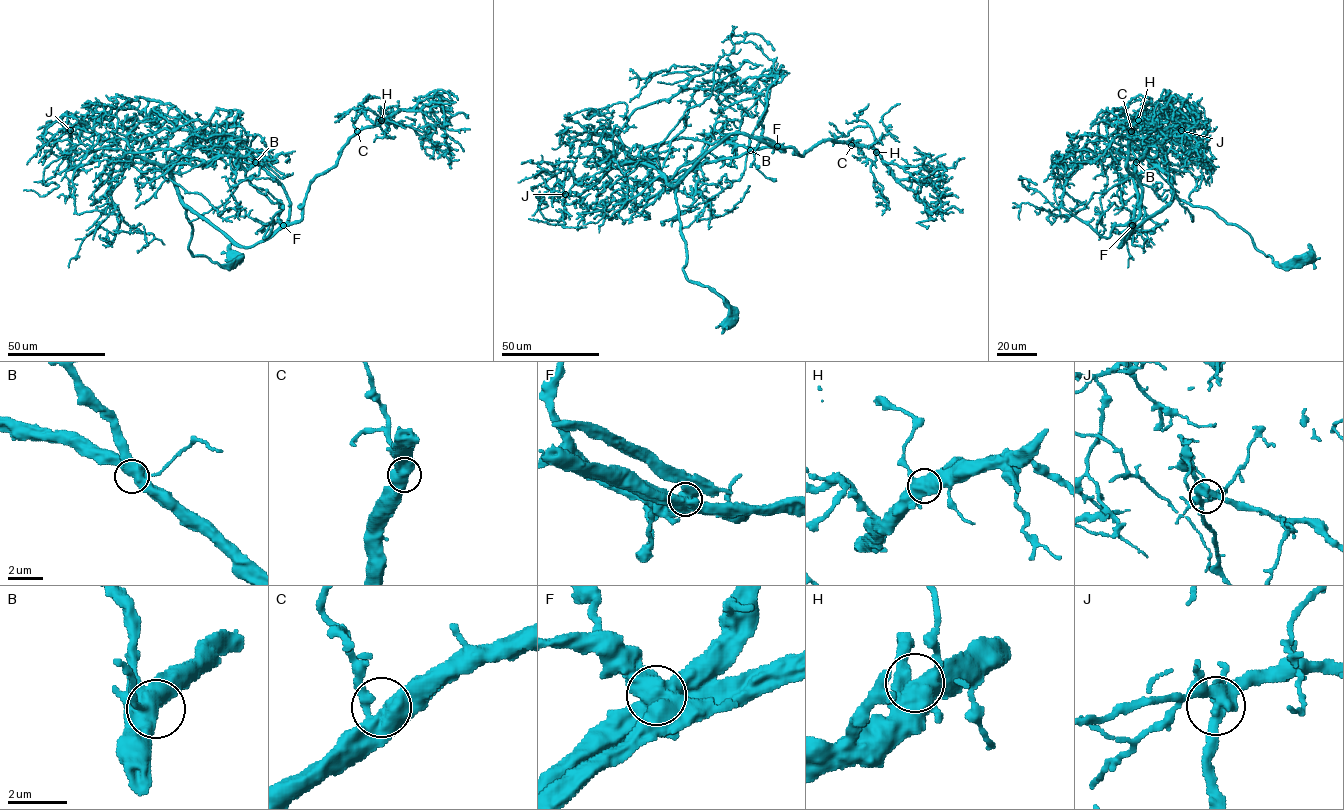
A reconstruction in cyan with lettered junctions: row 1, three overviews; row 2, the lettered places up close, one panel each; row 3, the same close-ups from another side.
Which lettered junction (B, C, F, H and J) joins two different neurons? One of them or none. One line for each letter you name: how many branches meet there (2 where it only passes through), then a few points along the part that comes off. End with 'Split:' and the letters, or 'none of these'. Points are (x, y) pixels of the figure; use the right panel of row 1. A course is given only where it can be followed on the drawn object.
F: 4 | (1132, 225), (1102, 237), (1063, 207), (1076, 163), (1125, 135), (1155, 144), (1169, 165)
Split: F

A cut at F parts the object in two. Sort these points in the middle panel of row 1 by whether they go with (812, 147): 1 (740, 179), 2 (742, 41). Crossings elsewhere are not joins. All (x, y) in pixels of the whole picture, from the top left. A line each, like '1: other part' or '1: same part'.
1: other part
2: other part

